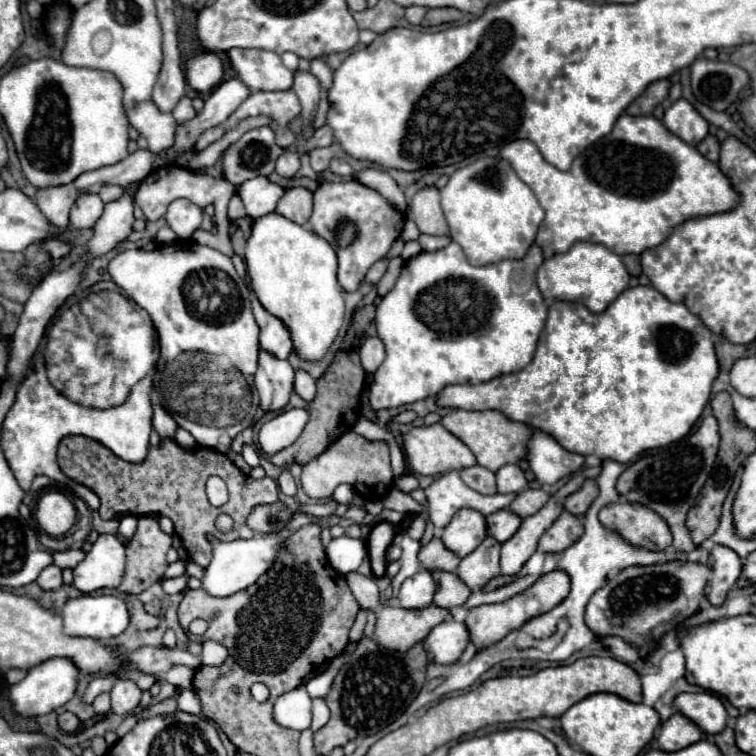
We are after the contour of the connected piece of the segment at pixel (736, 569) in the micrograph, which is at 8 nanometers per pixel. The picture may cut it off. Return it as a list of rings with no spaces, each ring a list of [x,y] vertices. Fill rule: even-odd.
[[[714,545],[712,559],[714,559],[714,563],[712,563],[708,601],[718,607],[724,603],[728,591],[734,587],[736,579],[740,577],[742,561],[732,549],[722,547],[722,545]]]

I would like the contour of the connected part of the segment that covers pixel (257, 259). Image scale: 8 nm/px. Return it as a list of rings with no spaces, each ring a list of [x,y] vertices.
[[[278,213],[264,215],[252,225],[252,235],[246,243],[246,269],[258,301],[264,305],[264,309],[268,309],[268,313],[284,321],[288,327],[296,355],[312,363],[322,361],[344,323],[344,289],[336,279],[336,253],[328,241]]]

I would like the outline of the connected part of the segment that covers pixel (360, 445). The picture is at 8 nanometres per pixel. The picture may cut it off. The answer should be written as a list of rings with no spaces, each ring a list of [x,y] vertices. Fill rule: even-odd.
[[[354,431],[344,433],[338,441],[334,441],[322,455],[312,459],[308,465],[302,467],[302,489],[308,497],[314,499],[326,499],[332,497],[334,489],[340,483],[348,483],[356,489],[356,493],[366,501],[384,499],[390,491],[390,485],[394,485],[392,467],[390,467],[390,449],[384,441],[368,441],[362,435],[356,435]]]

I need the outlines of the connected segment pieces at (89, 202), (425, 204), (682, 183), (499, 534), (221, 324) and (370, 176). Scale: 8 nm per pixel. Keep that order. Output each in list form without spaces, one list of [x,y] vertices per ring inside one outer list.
[[[82,195],[70,211],[70,225],[78,231],[92,229],[104,213],[104,203],[98,195]]]
[[[424,187],[420,189],[412,201],[412,215],[414,223],[418,225],[420,233],[426,235],[448,235],[448,223],[444,219],[444,213],[440,209],[440,195],[436,187]]]
[[[622,113],[612,133],[604,137],[600,145],[596,143],[588,151],[578,155],[570,171],[560,171],[544,161],[538,147],[528,139],[508,143],[500,151],[500,157],[504,157],[512,165],[512,169],[516,169],[516,175],[536,193],[540,205],[546,211],[546,217],[534,239],[534,243],[540,245],[544,259],[566,253],[576,241],[606,245],[616,255],[638,255],[644,249],[660,245],[670,235],[672,227],[680,225],[682,221],[700,215],[722,213],[738,203],[738,195],[734,193],[732,185],[722,175],[718,165],[702,157],[694,145],[688,145],[676,135],[668,133],[668,129],[656,117],[630,117]]]
[[[502,509],[502,511],[488,515],[486,523],[488,523],[488,537],[504,543],[518,531],[522,519],[514,513],[510,513],[508,509]]]
[[[160,245],[152,251],[132,249],[118,253],[108,265],[110,279],[126,291],[126,297],[148,311],[156,333],[160,337],[160,363],[166,363],[178,357],[182,351],[204,351],[214,355],[226,355],[234,367],[244,375],[252,387],[252,377],[258,367],[258,325],[250,307],[250,291],[244,279],[236,273],[228,255],[218,249],[196,245],[194,249]]]
[[[362,169],[360,173],[356,173],[356,181],[360,181],[362,185],[368,185],[370,189],[376,189],[382,197],[386,197],[402,213],[406,211],[408,203],[404,199],[402,189],[384,169]]]

